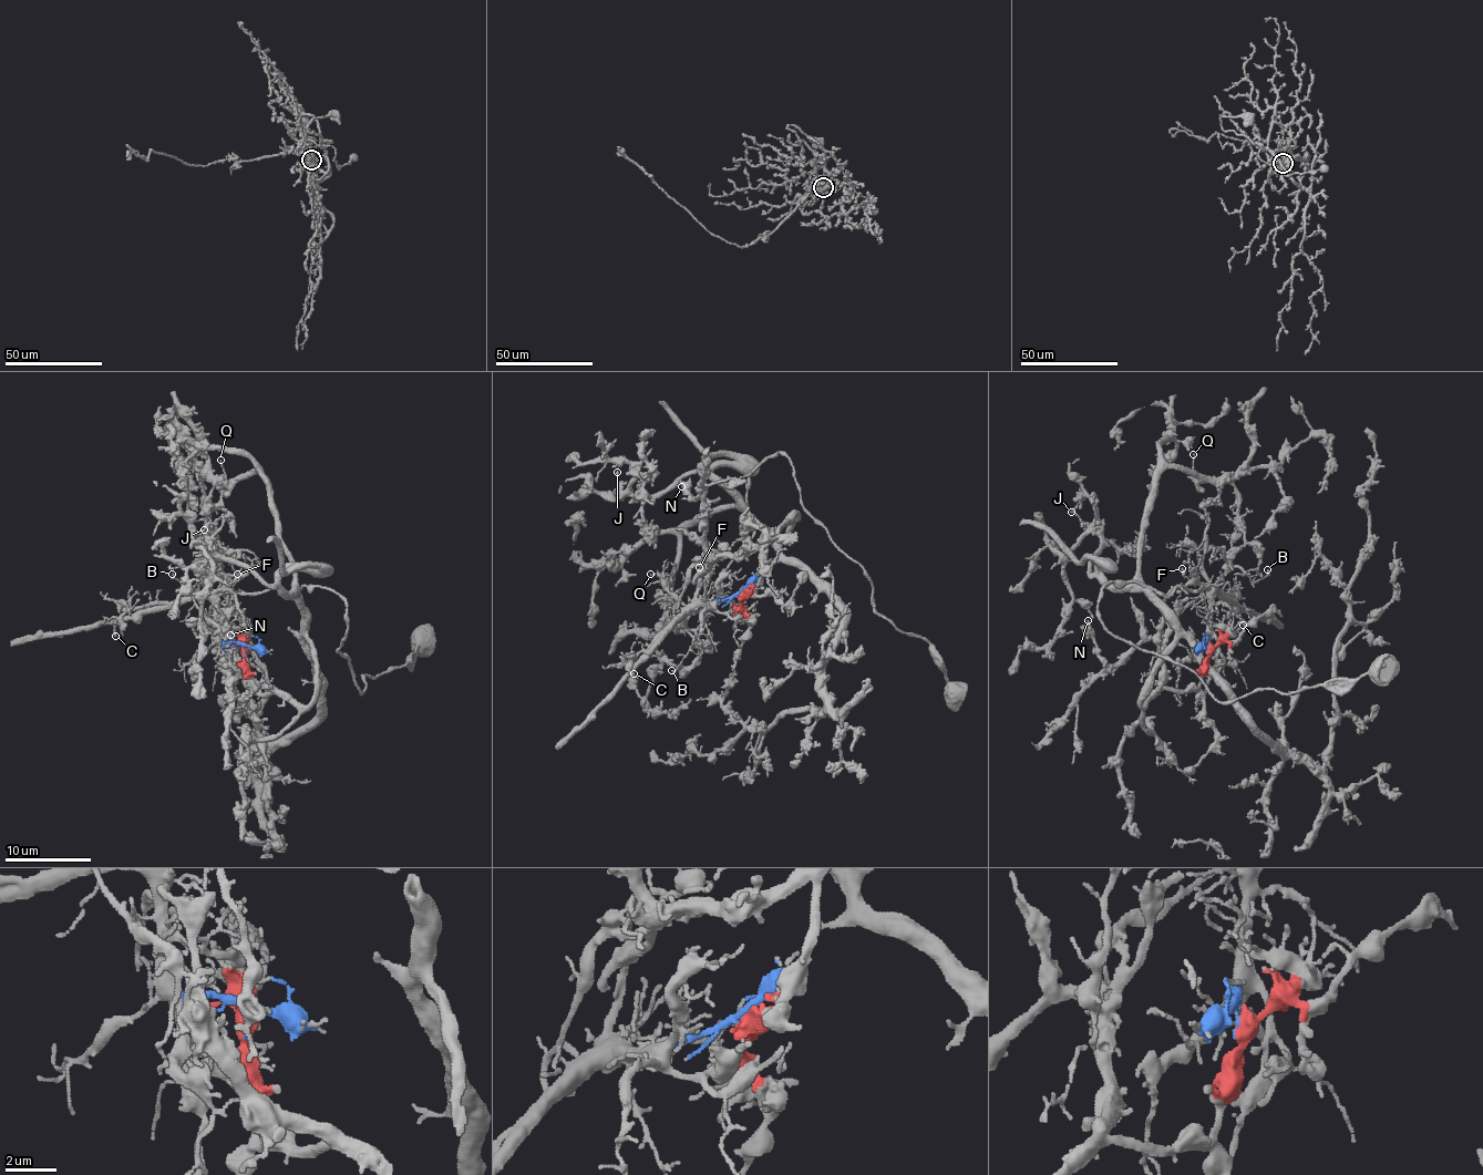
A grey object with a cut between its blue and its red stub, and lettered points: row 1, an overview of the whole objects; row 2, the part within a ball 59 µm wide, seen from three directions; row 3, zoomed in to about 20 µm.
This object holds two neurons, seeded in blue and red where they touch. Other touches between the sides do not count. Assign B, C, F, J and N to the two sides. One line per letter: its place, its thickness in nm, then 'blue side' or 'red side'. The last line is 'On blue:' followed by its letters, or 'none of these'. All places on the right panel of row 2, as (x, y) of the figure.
B: (1267, 569) | 130 nm | blue side
C: (1243, 625) | 170 nm | blue side
F: (1182, 568) | 150 nm | blue side
J: (1071, 512) | 160 nm | red side
N: (1088, 620) | 260 nm | red side
On blue: B, C, F

